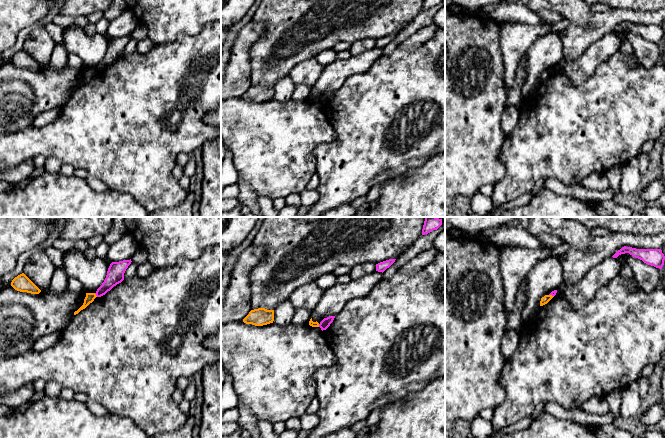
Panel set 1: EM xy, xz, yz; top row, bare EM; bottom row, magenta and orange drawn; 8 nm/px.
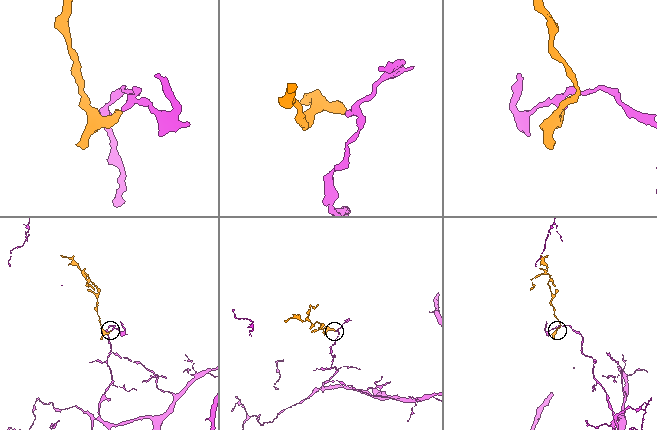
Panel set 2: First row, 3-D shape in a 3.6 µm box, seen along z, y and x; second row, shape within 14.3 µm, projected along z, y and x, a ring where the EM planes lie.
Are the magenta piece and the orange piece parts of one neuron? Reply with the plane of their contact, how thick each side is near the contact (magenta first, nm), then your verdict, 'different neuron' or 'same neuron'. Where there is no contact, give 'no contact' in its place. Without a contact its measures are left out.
xy | 140/70 nm | different neuron

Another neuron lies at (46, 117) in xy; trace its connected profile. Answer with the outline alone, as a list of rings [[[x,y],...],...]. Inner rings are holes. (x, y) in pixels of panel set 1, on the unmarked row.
[[[55,107],[50,110],[41,112],[39,115],[37,115],[35,117],[32,125],[35,127],[43,127],[43,126],[51,123],[52,121],[57,119],[57,117],[59,116],[59,114],[61,112],[61,109],[62,109],[62,107]]]

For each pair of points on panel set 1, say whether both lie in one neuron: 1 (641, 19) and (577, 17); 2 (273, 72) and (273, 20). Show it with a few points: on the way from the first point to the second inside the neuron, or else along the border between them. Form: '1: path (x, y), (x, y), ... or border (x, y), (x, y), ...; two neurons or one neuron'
1: path (625, 17), (593, 19); one neuron
2: path (263, 60), (269, 54), (273, 33); one neuron

